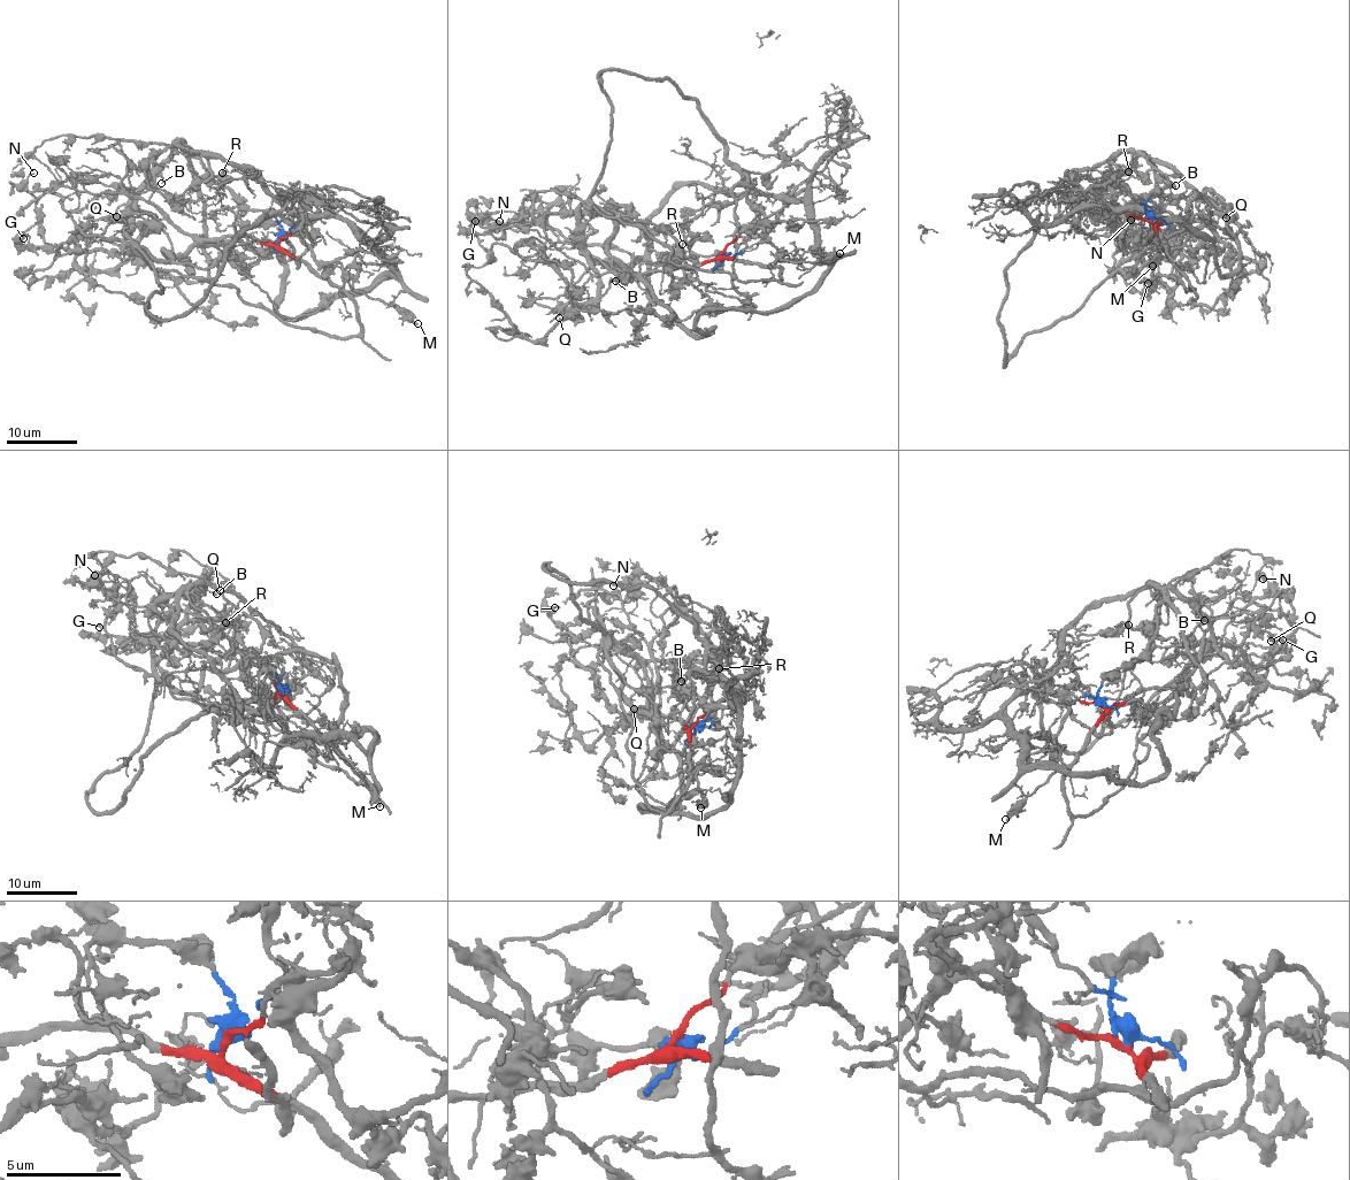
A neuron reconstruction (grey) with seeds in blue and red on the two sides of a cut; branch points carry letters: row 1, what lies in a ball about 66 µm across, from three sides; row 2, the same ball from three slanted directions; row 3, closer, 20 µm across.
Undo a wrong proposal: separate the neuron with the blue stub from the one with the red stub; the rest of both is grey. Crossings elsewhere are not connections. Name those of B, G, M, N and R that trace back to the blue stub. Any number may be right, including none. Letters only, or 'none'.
B, M, R

